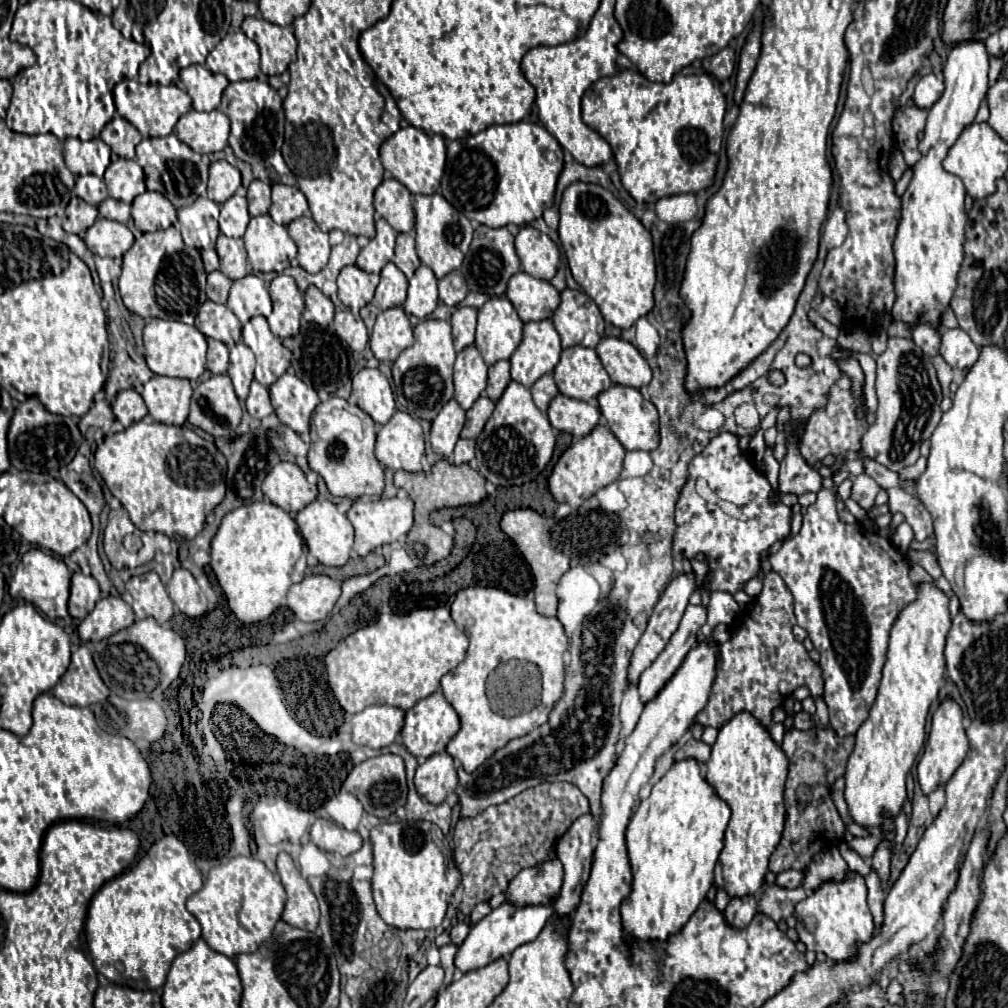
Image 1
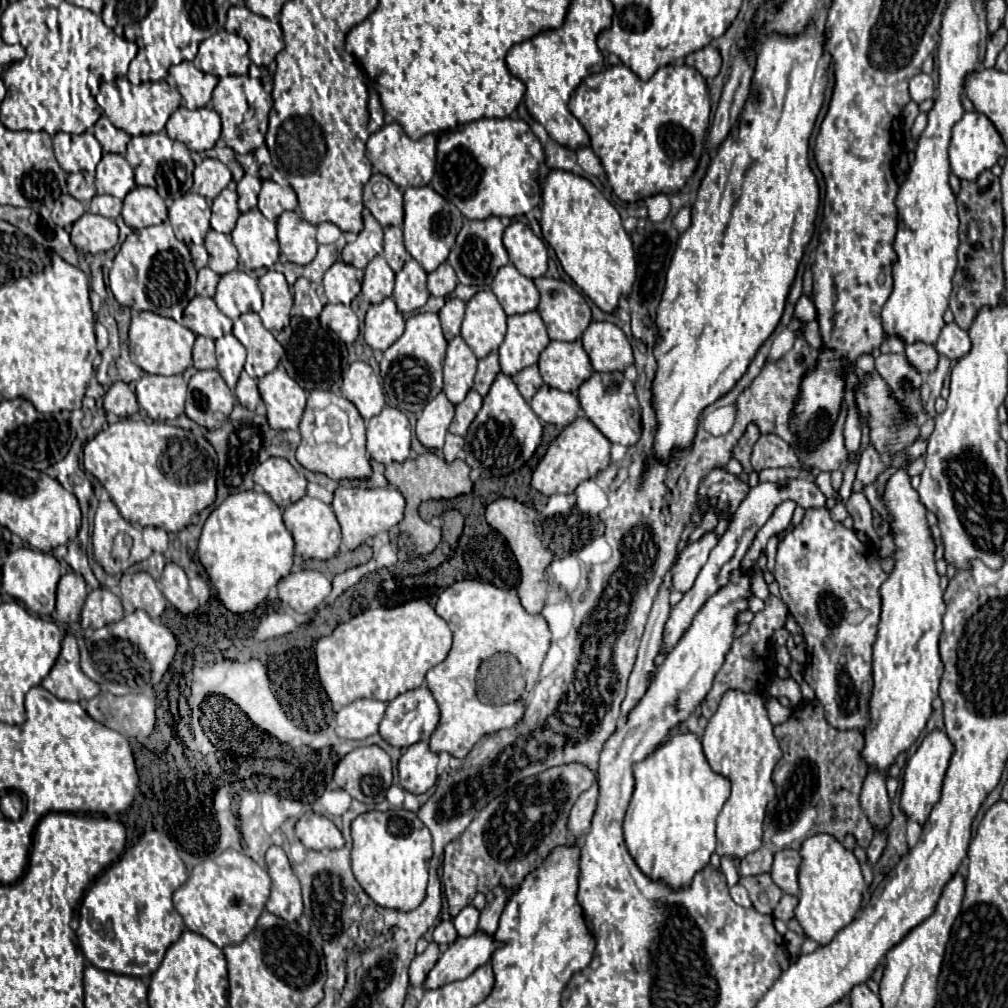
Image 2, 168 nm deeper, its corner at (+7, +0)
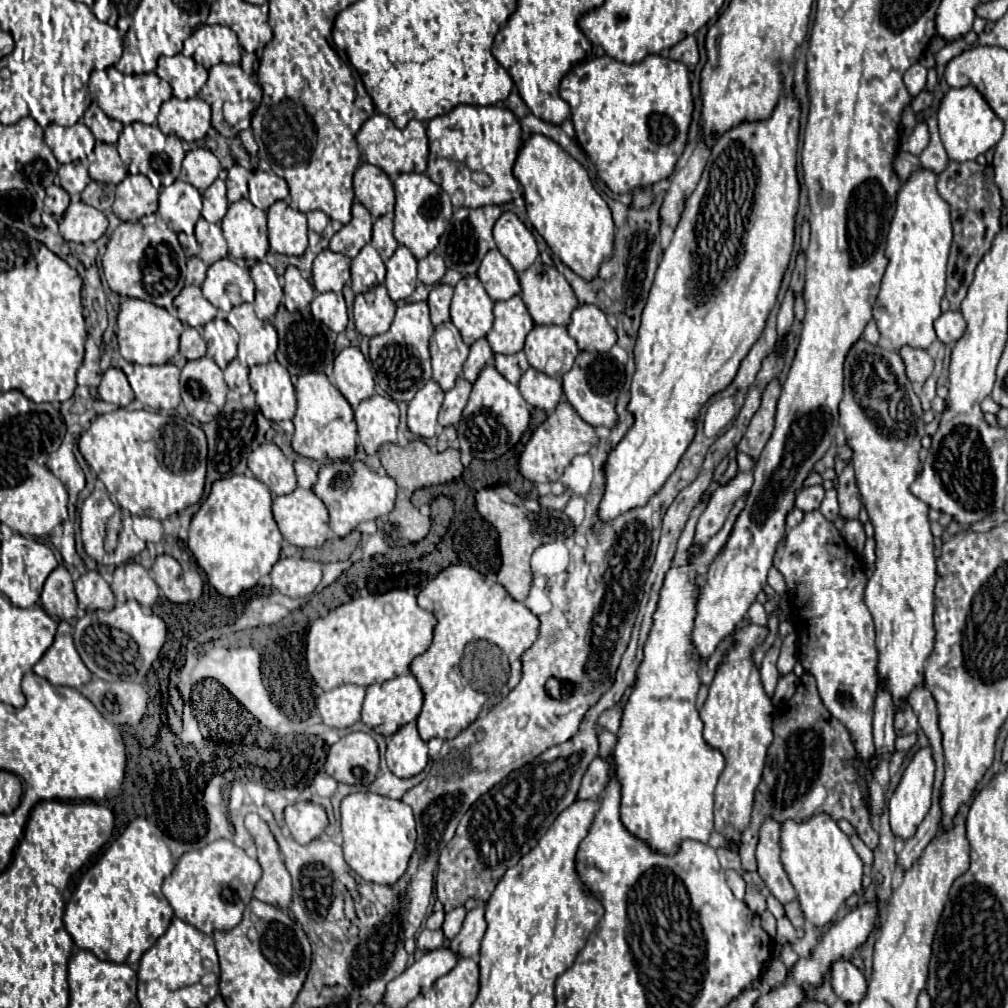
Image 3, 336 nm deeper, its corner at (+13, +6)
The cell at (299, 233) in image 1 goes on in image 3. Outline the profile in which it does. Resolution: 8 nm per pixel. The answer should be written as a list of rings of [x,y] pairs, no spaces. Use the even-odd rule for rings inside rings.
[[[284,200],[267,210],[270,251],[286,256],[302,256],[308,248],[306,214],[290,208]]]

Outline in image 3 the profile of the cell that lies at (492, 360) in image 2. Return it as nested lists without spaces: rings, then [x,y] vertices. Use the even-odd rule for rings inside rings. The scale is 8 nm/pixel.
[[[486,338],[476,340],[476,342],[470,346],[470,356],[468,356],[468,360],[464,362],[462,376],[464,376],[468,382],[476,382],[480,370],[482,370],[486,364],[492,364],[492,358],[494,358],[494,352],[490,350],[488,340],[486,340]]]

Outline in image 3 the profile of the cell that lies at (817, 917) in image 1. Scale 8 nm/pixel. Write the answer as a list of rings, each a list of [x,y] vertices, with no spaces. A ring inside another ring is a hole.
[[[816,814],[806,822],[786,820],[782,824],[782,864],[798,894],[804,918],[824,928],[840,910],[840,906],[862,886],[862,860],[854,852],[850,838],[838,828],[828,814]]]

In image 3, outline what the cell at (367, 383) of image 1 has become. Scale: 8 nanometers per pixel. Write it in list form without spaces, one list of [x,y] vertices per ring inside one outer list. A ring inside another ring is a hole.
[[[344,348],[334,360],[334,386],[352,408],[374,396],[374,376],[370,364],[358,348]]]

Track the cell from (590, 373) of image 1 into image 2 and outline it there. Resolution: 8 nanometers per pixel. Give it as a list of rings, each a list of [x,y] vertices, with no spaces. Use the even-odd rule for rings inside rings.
[[[552,340],[542,350],[538,358],[538,368],[544,378],[544,384],[564,392],[576,392],[578,384],[582,384],[582,380],[586,380],[592,372],[590,358],[584,352],[580,340]]]

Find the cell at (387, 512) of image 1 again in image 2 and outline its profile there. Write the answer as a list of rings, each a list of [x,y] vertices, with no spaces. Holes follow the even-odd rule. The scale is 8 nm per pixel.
[[[336,488],[332,510],[340,522],[342,528],[342,542],[346,548],[354,550],[358,548],[368,536],[376,536],[378,532],[388,532],[392,526],[396,526],[404,516],[404,498],[394,488]]]

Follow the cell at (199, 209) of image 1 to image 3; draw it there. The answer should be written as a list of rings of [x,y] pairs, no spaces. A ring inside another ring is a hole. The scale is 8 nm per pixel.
[[[176,180],[170,186],[160,190],[160,208],[158,214],[164,218],[172,232],[184,232],[188,236],[194,234],[194,226],[200,218],[202,196],[200,192],[182,180]]]

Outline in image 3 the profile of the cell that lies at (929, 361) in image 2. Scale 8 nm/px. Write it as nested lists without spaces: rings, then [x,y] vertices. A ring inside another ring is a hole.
[[[902,346],[900,356],[906,364],[906,374],[912,382],[924,382],[934,370],[934,358],[926,350]]]

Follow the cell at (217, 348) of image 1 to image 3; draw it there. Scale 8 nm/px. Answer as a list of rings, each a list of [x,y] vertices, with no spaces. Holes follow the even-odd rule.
[[[186,328],[180,336],[180,354],[186,356],[186,360],[196,360],[206,356],[206,342],[202,334],[196,328]]]

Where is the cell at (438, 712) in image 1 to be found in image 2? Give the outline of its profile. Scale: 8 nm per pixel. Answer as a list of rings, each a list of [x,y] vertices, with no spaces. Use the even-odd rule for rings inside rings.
[[[420,686],[420,688],[404,692],[388,702],[378,732],[388,744],[392,744],[396,748],[408,748],[410,744],[416,744],[418,740],[430,740],[436,726],[438,726],[438,704],[436,704],[432,692],[426,686]]]

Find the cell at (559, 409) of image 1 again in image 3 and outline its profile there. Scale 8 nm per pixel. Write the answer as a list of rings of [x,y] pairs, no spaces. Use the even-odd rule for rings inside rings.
[[[528,368],[524,372],[524,376],[518,382],[518,388],[530,406],[540,408],[546,414],[556,410],[562,394],[564,394],[562,382],[558,378],[550,378],[534,368]]]

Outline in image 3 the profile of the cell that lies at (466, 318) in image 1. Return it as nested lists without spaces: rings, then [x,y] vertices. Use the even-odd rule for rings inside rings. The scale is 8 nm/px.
[[[438,284],[432,288],[432,292],[428,296],[428,306],[430,306],[430,316],[432,316],[434,326],[450,322],[452,294],[454,294],[454,288],[448,284]]]

